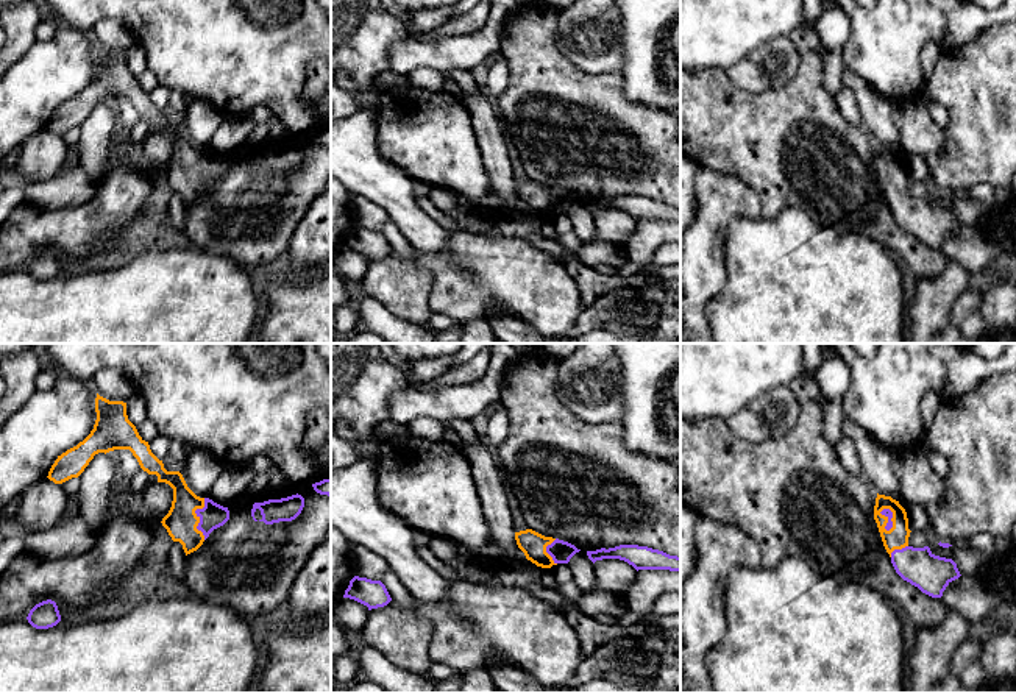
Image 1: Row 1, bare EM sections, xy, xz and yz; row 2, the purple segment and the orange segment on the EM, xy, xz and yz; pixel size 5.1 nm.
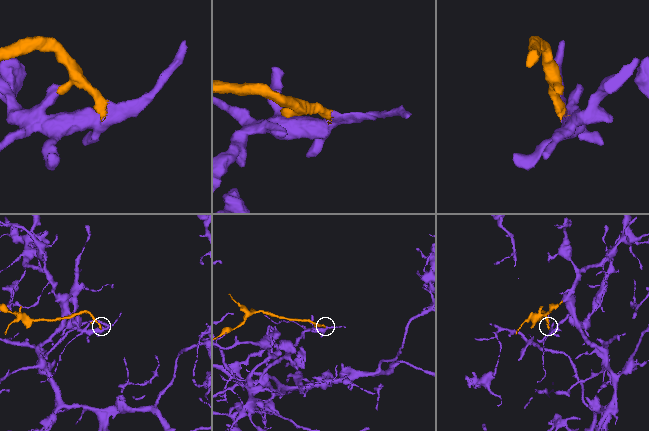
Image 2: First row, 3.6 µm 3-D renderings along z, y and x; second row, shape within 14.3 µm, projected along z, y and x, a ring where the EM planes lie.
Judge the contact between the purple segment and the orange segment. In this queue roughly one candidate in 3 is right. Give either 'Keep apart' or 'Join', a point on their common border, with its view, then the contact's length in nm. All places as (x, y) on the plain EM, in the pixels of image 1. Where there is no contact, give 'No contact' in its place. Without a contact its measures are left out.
Join. Touches purple at xy (197, 166). Shared border 220 nm

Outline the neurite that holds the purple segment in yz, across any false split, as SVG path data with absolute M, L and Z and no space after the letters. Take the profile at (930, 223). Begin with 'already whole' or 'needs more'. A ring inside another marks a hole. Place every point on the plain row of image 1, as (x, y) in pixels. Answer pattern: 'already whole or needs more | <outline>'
needs more | M877 144L874 170L896 223L922 243L941 248L946 237L961 226L952 209L935 206L929 197L908 195L911 181L899 151Z

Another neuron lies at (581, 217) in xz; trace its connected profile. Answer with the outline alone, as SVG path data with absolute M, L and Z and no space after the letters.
M585 201L576 203L570 212L570 220L573 225L573 231L577 234L577 237L582 240L582 243L590 243L595 240L595 220L593 212L588 209Z

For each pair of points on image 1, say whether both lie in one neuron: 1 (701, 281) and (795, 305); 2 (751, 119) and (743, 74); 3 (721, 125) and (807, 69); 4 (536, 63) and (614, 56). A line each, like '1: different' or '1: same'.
1: different
2: different
3: same
4: different

